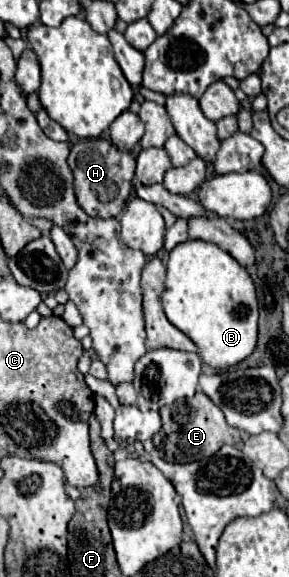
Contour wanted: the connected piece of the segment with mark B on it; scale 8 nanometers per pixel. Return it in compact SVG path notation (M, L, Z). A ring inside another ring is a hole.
M187 240L179 246L175 246L169 254L167 262L167 280L165 280L165 292L161 294L163 310L173 326L177 326L181 332L185 332L195 344L197 352L203 358L205 364L211 368L229 368L239 362L243 362L257 344L257 318L259 318L259 306L257 306L257 294L253 280L249 272L225 250L211 242L203 240Z

